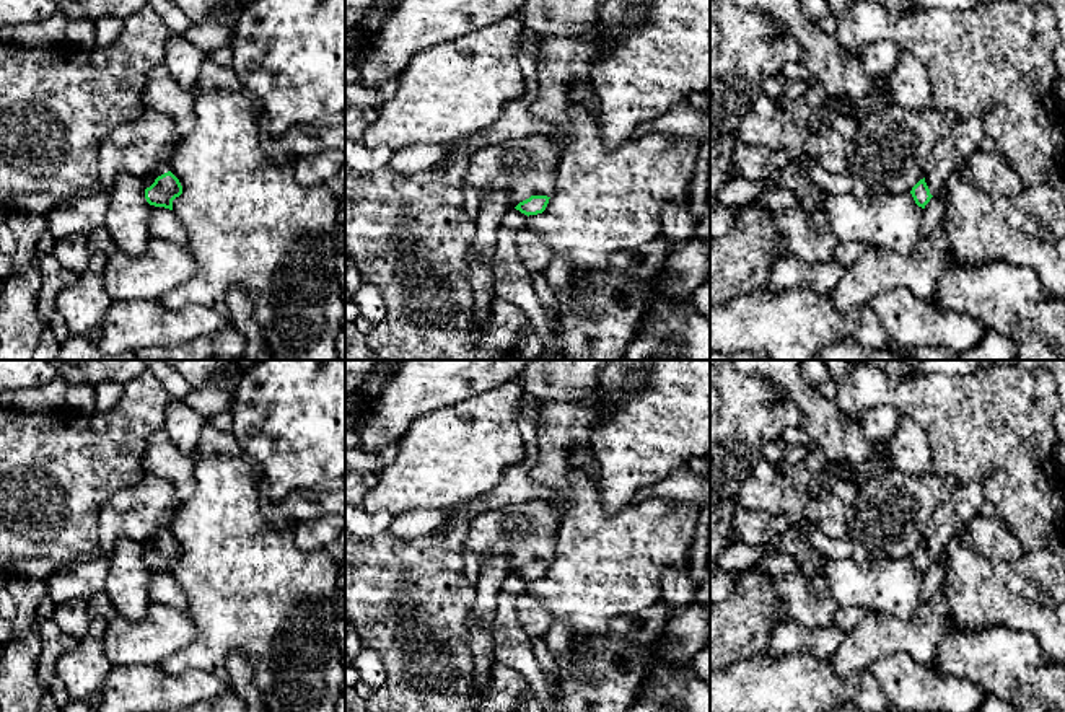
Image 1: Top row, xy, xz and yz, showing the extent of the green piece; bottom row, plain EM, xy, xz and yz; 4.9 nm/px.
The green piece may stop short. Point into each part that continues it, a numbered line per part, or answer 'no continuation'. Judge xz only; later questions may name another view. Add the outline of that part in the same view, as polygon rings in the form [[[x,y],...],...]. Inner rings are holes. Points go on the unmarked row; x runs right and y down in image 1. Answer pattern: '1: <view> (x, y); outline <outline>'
1: xz (515, 585); outline [[[511,572],[505,578],[503,587],[502,587],[502,591],[505,591],[505,593],[518,598],[519,595],[524,593],[526,585],[528,585],[528,580],[524,580],[519,575],[516,575],[515,572]]]

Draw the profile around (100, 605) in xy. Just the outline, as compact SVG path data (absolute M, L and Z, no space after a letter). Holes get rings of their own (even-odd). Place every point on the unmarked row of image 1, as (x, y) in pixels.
M98 591L93 596L86 600L88 603L88 616L90 619L93 618L104 618L104 619L112 619L116 616L116 609L106 595L106 591Z

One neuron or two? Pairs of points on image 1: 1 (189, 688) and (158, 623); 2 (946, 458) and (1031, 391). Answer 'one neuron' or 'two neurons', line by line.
1: two neurons
2: one neuron

